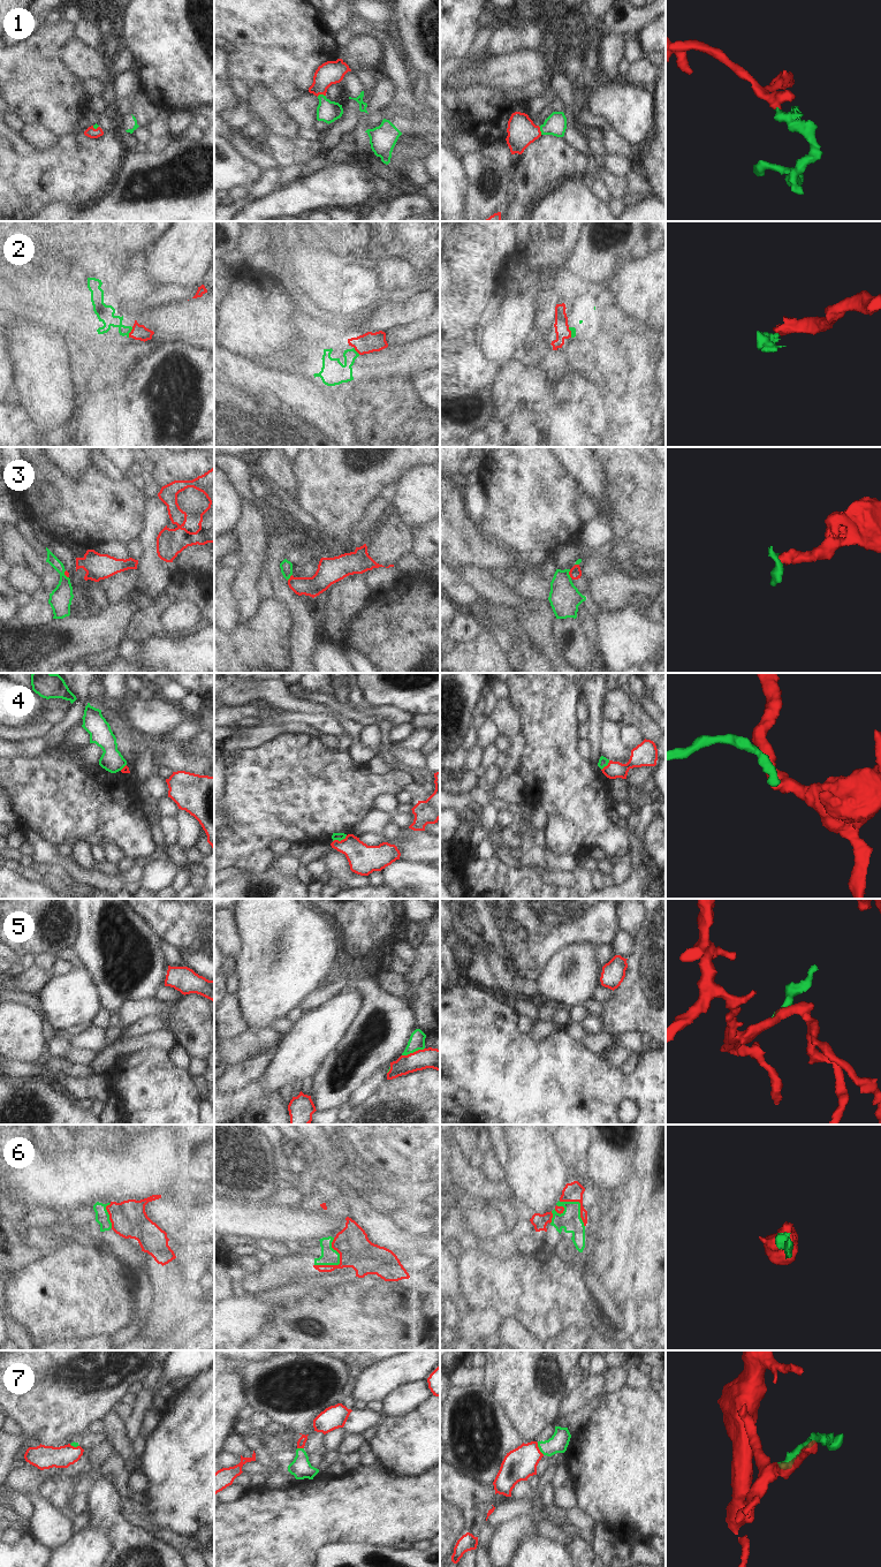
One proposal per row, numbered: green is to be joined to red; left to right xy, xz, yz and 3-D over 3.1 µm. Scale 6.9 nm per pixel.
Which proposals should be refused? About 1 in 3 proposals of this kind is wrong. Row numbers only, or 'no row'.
3

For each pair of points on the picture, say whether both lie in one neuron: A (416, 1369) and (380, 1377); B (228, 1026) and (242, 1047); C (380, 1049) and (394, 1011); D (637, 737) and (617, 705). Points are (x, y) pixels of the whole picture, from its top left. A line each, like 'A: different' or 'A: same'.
A: same
B: different
C: same
D: different

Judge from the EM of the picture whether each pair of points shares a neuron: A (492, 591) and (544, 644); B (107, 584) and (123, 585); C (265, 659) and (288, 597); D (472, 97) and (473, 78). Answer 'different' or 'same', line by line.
A: same
B: same
C: different
D: different

